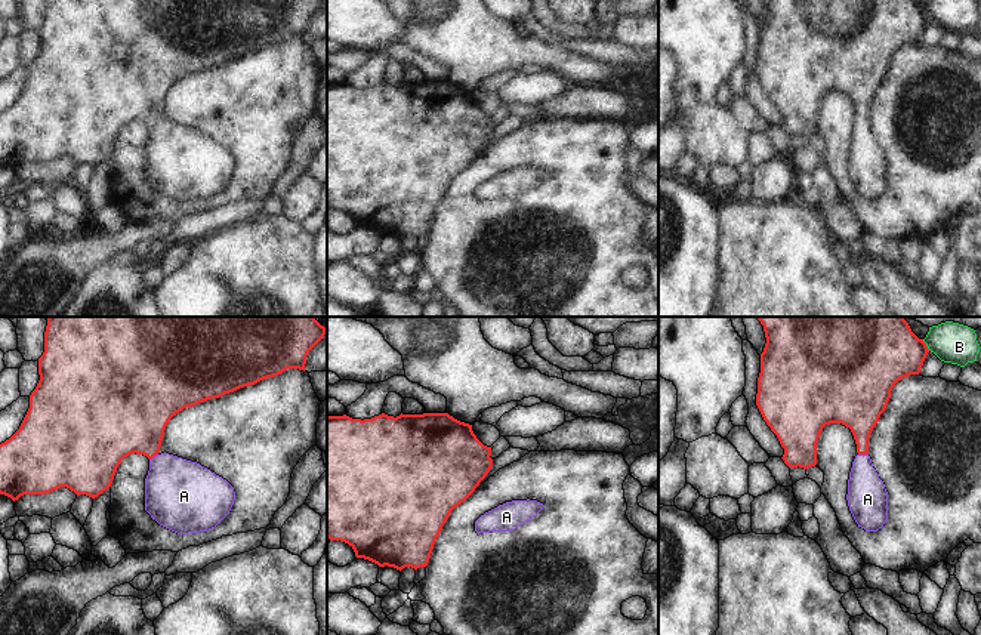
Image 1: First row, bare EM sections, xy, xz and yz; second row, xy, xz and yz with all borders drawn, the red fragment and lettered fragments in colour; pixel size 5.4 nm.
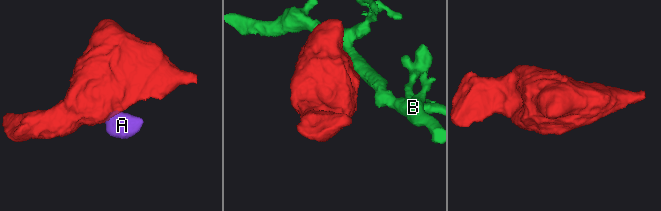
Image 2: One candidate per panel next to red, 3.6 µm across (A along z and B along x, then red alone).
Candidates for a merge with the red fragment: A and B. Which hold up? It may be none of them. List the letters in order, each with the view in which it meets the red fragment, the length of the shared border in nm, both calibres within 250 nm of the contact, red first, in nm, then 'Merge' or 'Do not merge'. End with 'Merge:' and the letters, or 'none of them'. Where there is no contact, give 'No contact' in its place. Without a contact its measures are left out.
A: Touches red in yz. Shared border 60 nm. Thickness 240 nm (red) against 220 nm. Merge
B: Touches red in yz. Shared border 80 nm. Thickness 300 nm (red) against 180 nm. Do not merge
Merge: A.

